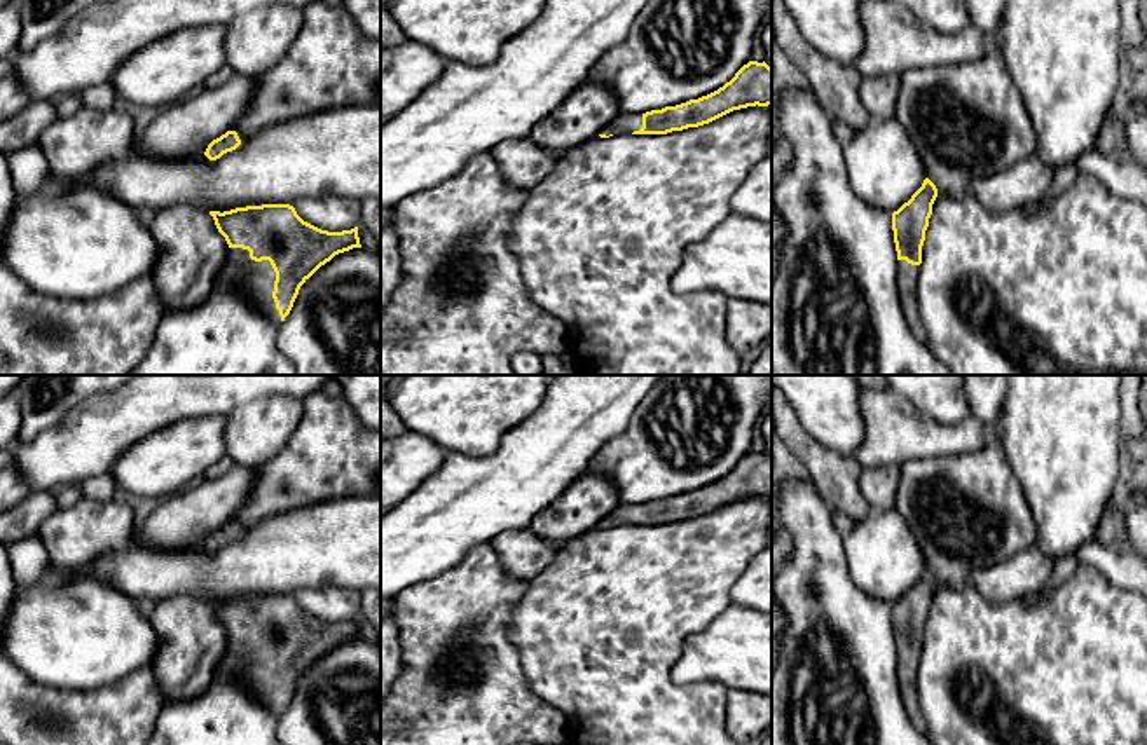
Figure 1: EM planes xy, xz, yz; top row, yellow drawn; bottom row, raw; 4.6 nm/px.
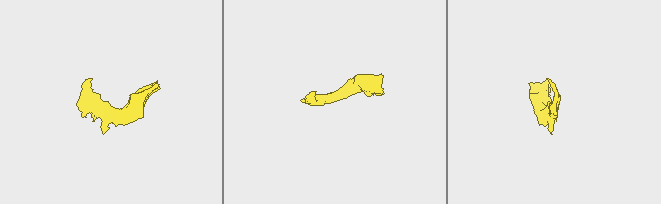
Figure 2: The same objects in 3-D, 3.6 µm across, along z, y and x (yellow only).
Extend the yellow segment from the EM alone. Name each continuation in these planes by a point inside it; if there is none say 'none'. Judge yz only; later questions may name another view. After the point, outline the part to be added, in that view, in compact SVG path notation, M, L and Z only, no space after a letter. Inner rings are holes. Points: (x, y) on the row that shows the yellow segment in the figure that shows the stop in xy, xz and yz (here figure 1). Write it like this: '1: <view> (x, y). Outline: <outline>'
1: yz (906, 274). Outline: M897 260L897 291L901 309L911 333L924 342L927 333L918 314L917 279L918 265L911 265L906 260Z

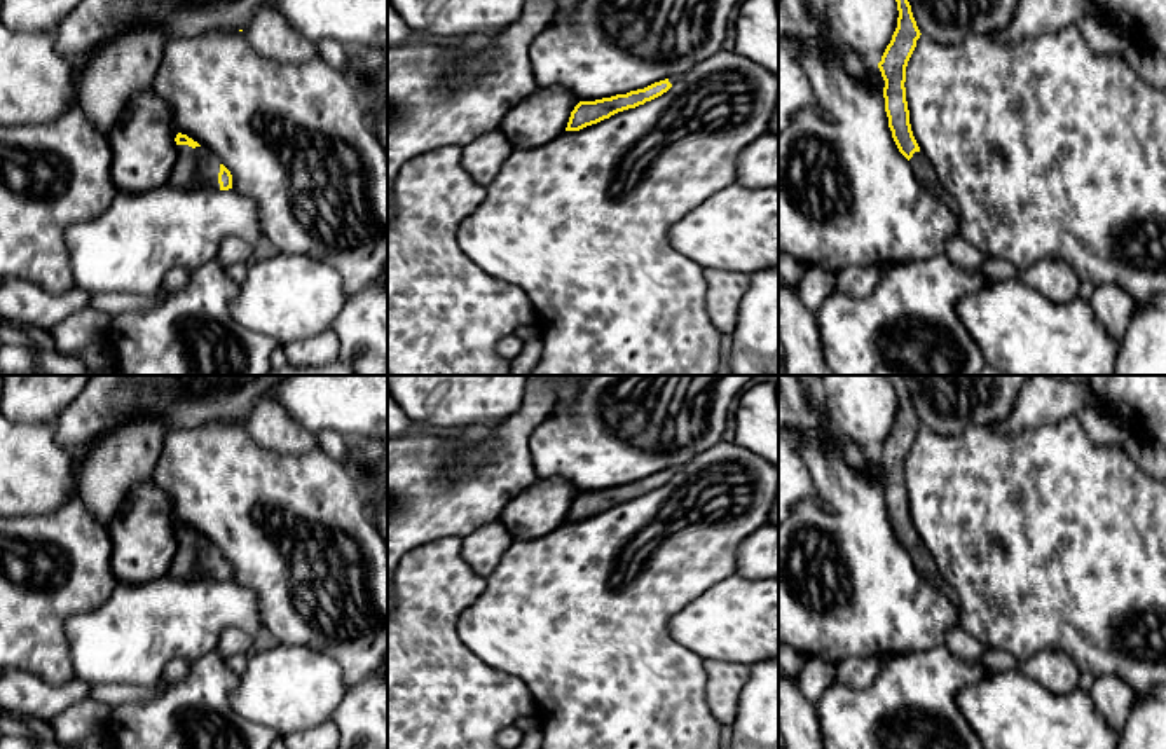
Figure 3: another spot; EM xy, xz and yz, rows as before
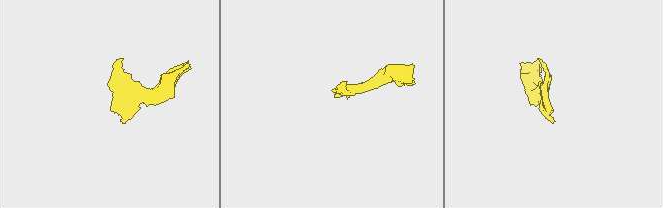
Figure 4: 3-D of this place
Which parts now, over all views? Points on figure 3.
1: xy (196, 166). Outline: M176 145L176 161L168 182L178 189L201 185L220 189L220 164L220 159L204 147Z

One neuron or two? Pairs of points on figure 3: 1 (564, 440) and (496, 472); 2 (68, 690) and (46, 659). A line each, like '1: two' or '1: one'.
1: two
2: two

